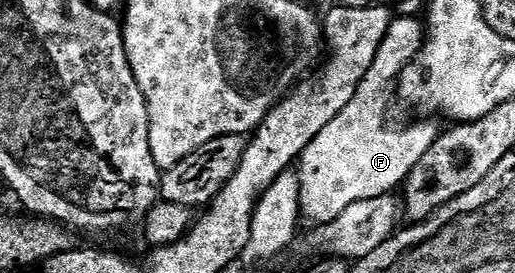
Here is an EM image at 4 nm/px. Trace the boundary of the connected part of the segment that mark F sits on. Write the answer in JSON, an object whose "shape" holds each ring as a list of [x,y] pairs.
{"shape":[[[395,17],[389,25],[389,33],[385,33],[385,41],[377,49],[377,57],[373,57],[373,65],[369,65],[369,73],[357,85],[357,93],[353,93],[353,101],[313,137],[302,155],[297,160],[297,174],[301,185],[301,197],[299,198],[299,210],[304,220],[312,219],[315,225],[332,223],[353,201],[369,201],[369,197],[381,197],[390,195],[400,185],[406,183],[409,173],[429,153],[433,141],[438,139],[441,131],[431,123],[415,123],[412,127],[390,127],[387,124],[387,98],[391,95],[391,86],[395,78],[410,65],[416,62],[417,56],[422,52],[425,38],[424,26],[415,17]]]}

